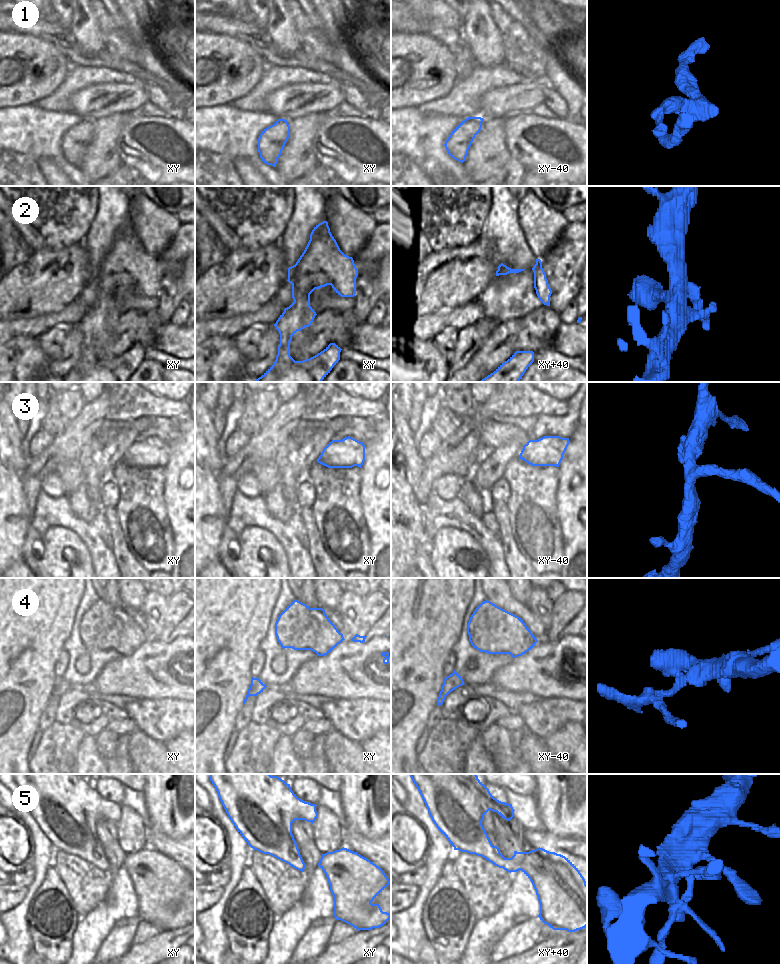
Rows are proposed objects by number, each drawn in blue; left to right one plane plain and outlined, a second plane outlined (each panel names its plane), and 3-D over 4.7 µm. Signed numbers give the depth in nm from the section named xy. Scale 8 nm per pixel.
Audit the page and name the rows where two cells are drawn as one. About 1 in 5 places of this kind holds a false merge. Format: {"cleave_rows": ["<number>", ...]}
{"cleave_rows": ["4"]}

